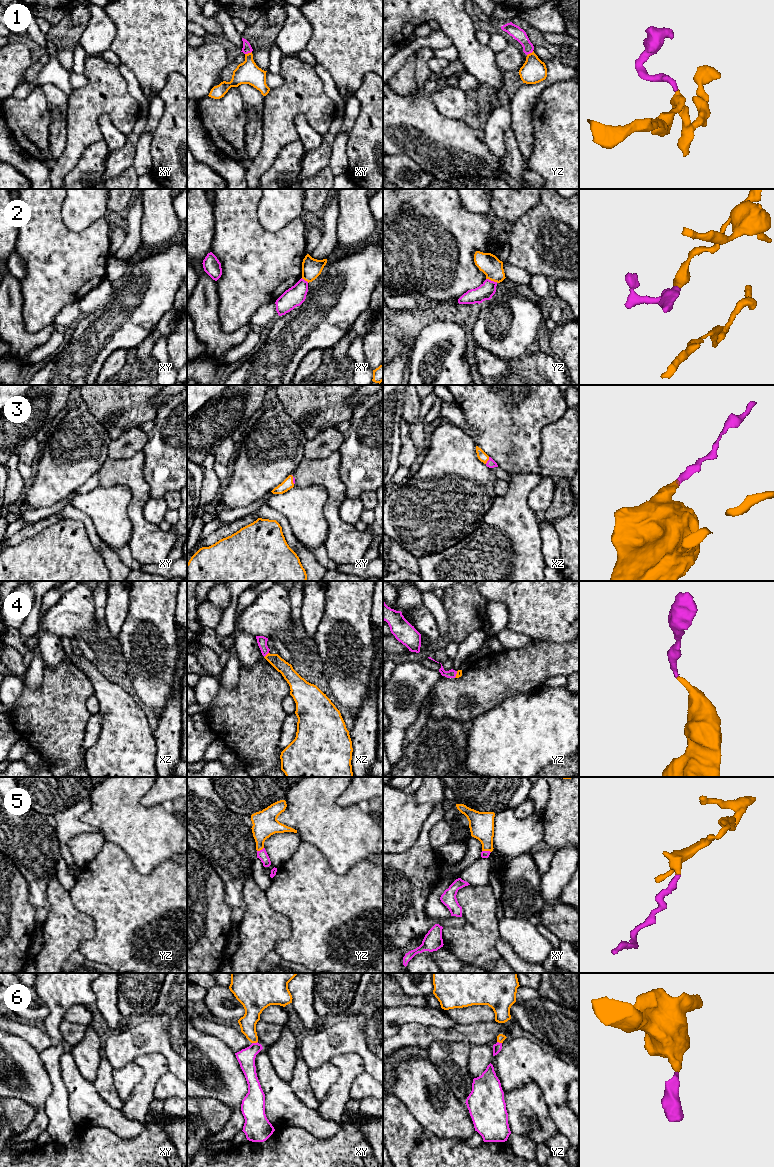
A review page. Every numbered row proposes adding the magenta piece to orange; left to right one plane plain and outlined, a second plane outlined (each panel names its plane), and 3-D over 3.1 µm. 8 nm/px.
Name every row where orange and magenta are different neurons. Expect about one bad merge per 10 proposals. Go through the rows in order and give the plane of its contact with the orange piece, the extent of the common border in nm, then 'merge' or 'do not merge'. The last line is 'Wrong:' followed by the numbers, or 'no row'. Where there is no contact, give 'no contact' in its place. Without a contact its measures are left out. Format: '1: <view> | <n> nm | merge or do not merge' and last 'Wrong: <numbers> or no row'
1: xy | 60 nm | merge
2: yz | 100 nm | do not merge
3: xz | 70 nm | merge
4: xz | 60 nm | merge
5: yz | 70 nm | merge
6: xy | 50 nm | merge
Wrong: 2

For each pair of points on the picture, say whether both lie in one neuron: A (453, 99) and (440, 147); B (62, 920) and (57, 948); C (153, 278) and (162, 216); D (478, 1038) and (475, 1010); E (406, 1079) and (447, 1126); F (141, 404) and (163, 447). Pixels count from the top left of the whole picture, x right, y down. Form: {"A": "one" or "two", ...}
{"A": "two", "B": "one", "C": "two", "D": "two", "E": "one", "F": "two"}

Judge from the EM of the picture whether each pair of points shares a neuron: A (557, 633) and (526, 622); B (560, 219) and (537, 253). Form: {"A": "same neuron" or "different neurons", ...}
{"A": "same neuron", "B": "same neuron"}

